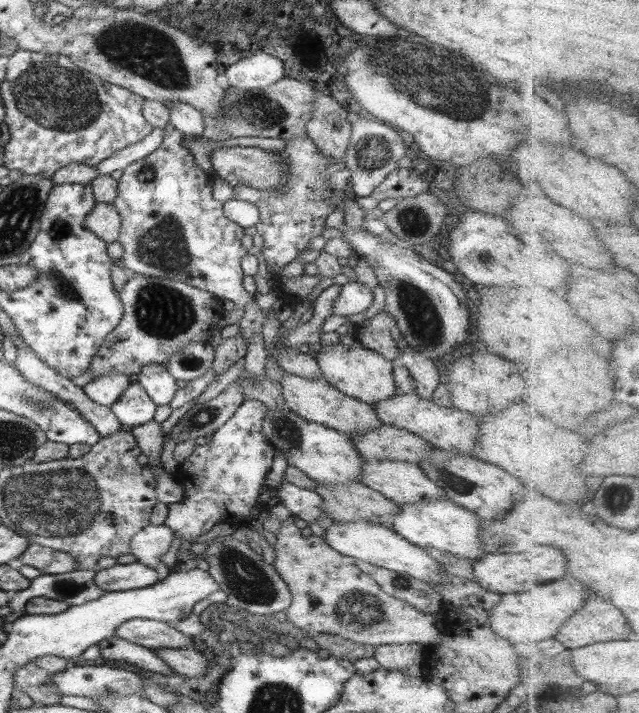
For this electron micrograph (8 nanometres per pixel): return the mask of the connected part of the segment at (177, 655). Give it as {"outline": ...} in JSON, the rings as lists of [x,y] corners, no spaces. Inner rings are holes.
{"outline":[[[194,646],[190,648],[160,648],[160,650],[152,649],[152,651],[180,676],[202,678],[210,666],[208,658]]]}

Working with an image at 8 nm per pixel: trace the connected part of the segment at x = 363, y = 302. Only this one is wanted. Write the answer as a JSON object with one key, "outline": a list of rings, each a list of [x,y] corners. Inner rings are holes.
{"outline":[[[350,282],[340,288],[339,297],[334,300],[332,315],[350,316],[364,312],[372,306],[373,291],[364,282]]]}

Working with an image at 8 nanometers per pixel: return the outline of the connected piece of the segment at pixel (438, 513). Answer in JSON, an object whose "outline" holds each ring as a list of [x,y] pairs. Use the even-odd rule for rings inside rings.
{"outline":[[[448,499],[418,501],[414,504],[399,505],[400,511],[392,515],[391,530],[396,535],[422,548],[436,548],[438,551],[450,552],[460,558],[472,561],[482,557],[486,550],[480,545],[480,518],[476,513],[454,504]]]}

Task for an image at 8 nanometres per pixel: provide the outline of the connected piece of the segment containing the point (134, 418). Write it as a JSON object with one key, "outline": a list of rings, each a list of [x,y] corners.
{"outline":[[[132,384],[110,408],[122,425],[136,427],[155,418],[157,405],[138,384]]]}

